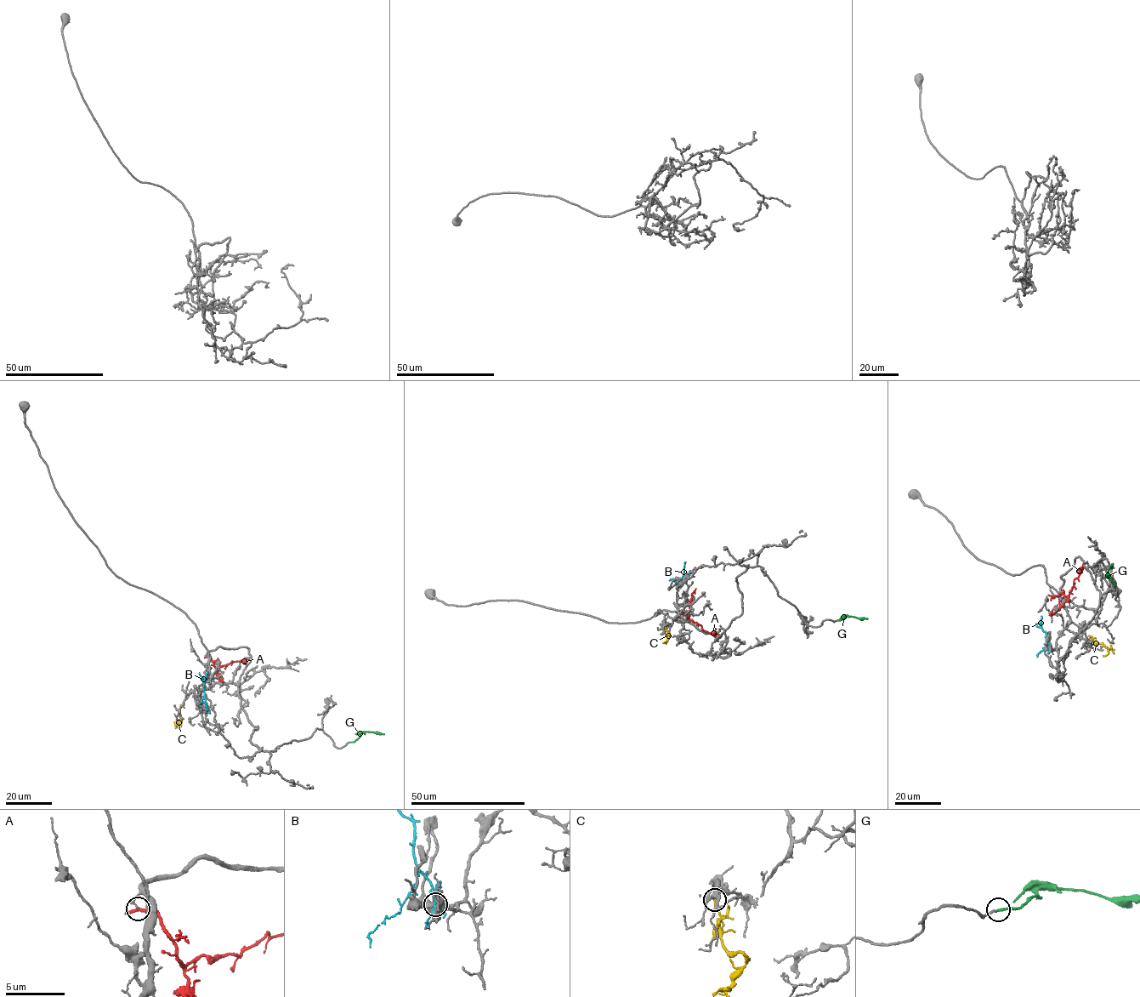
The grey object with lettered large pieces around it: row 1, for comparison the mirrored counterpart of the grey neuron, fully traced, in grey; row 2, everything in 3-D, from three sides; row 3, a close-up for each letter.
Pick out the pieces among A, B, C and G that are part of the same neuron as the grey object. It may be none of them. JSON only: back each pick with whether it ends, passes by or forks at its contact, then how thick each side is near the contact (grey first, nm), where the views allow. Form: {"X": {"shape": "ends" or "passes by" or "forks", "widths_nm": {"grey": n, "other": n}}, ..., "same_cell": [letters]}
{"G": {"shape": "ends", "widths_nm": {"grey": 190, "other": 200}}, "same_cell": ["G"]}

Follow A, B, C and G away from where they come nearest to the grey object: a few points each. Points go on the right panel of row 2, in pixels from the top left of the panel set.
A: (1063, 590), (1064, 595), (1069, 594), (1083, 563)
B: (1050, 649), (1040, 627), (1041, 616)
C: (1088, 640), (1092, 639), (1107, 648), (1108, 652), (1103, 655)
G: (1114, 586), (1108, 574), (1112, 564)

